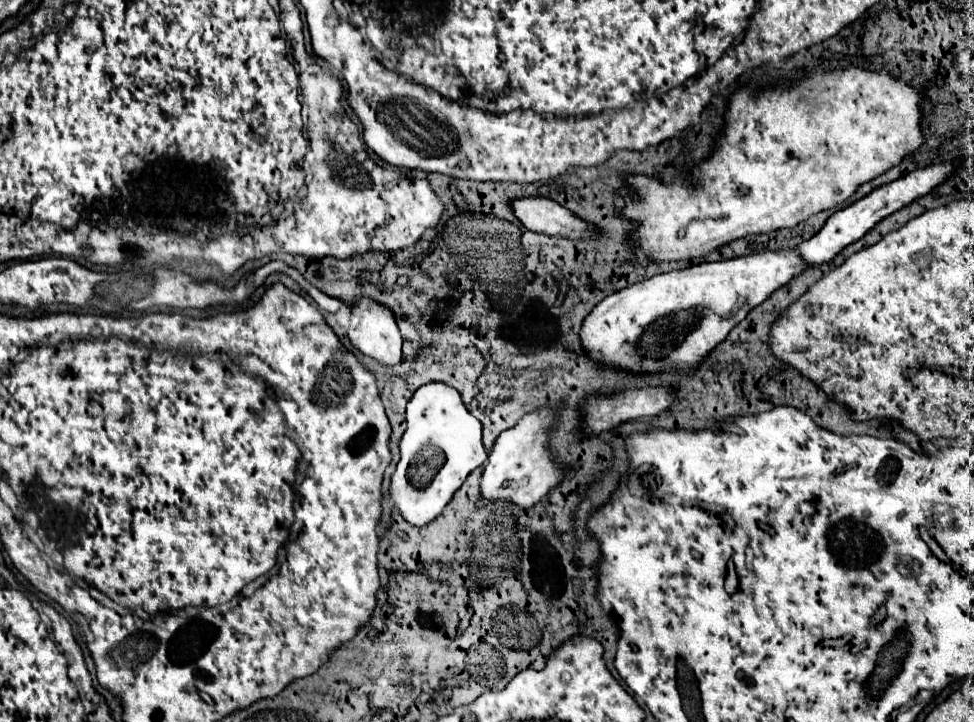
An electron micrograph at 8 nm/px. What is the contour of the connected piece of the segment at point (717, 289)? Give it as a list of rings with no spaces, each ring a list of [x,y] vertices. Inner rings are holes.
[[[786,249],[786,251],[776,251],[776,253],[752,253],[752,255],[746,255],[746,257],[736,257],[736,259],[730,259],[730,261],[716,261],[716,263],[700,263],[700,265],[692,265],[688,269],[682,269],[682,271],[670,271],[670,273],[662,273],[662,275],[654,275],[650,277],[648,281],[642,281],[642,283],[634,283],[622,291],[616,291],[614,295],[608,295],[604,301],[600,301],[594,311],[586,317],[586,323],[582,325],[582,331],[580,331],[580,339],[582,339],[582,347],[588,349],[588,353],[602,361],[602,363],[608,363],[608,365],[616,365],[616,367],[626,367],[630,371],[638,371],[638,373],[648,373],[648,371],[666,371],[666,369],[674,369],[674,367],[680,367],[680,369],[690,369],[694,365],[698,365],[698,361],[712,349],[716,347],[720,341],[726,339],[728,331],[740,323],[748,311],[756,305],[760,305],[768,295],[772,295],[778,287],[782,287],[782,283],[788,283],[794,275],[802,273],[804,269],[804,261],[798,257],[798,253],[794,249]]]

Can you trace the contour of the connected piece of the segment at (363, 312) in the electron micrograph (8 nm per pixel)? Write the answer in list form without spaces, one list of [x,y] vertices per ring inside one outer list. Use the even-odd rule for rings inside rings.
[[[362,297],[357,301],[355,317],[357,325],[348,331],[350,343],[386,367],[398,365],[402,359],[402,335],[392,311]]]

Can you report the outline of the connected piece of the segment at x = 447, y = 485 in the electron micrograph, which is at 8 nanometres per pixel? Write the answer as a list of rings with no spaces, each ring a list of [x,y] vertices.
[[[428,383],[414,393],[414,397],[408,401],[408,407],[406,407],[406,423],[408,427],[398,445],[400,463],[390,481],[390,499],[394,501],[396,509],[408,523],[416,527],[424,527],[444,511],[454,491],[466,481],[468,473],[486,461],[486,449],[482,445],[482,425],[464,407],[460,393],[454,387],[448,387],[444,383]]]

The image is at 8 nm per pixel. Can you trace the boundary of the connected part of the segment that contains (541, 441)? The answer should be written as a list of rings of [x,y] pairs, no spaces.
[[[548,407],[526,415],[516,427],[506,429],[494,441],[488,455],[488,465],[480,477],[480,495],[486,501],[504,501],[520,509],[534,507],[550,489],[560,483],[560,471],[554,457],[546,449],[548,429],[552,427],[554,413]]]

